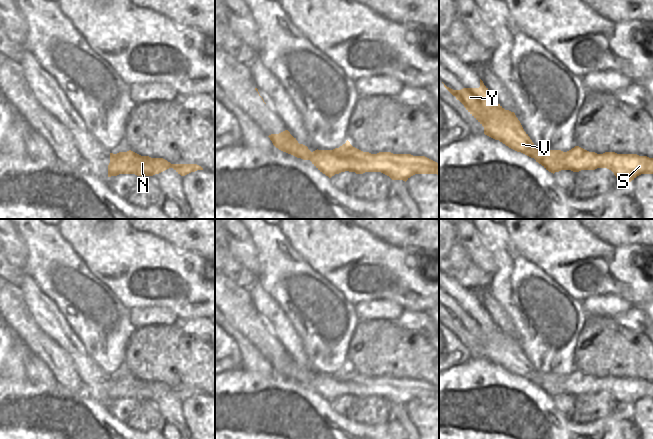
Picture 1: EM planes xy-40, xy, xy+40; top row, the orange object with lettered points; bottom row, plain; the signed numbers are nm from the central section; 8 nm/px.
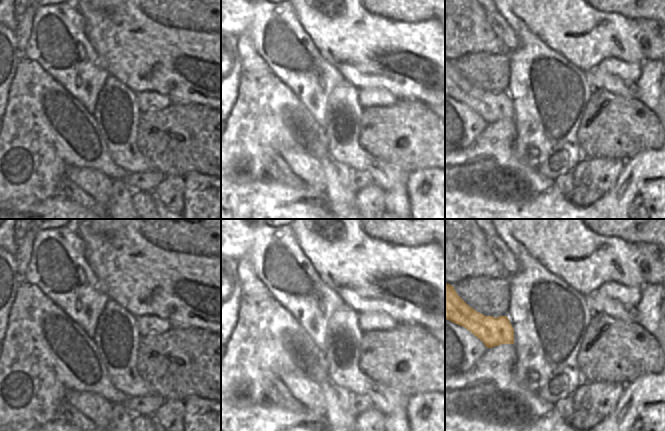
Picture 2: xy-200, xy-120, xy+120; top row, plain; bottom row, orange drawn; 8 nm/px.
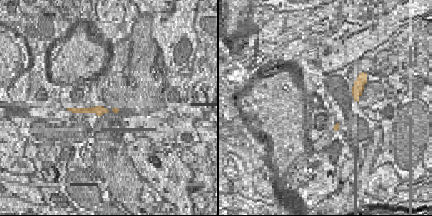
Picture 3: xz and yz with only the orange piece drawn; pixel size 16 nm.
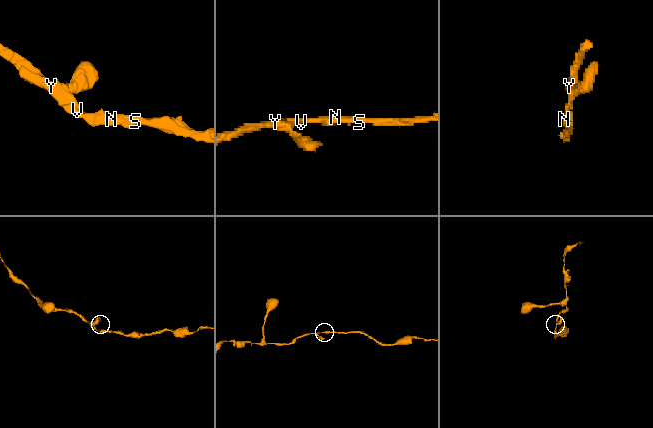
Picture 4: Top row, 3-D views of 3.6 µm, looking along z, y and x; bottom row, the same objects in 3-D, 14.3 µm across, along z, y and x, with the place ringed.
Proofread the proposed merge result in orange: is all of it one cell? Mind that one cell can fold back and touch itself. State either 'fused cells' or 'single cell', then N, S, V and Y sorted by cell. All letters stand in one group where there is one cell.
single cell; groups N S V Y

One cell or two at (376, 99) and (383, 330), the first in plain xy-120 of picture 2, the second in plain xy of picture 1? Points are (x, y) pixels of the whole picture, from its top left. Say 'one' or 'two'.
two

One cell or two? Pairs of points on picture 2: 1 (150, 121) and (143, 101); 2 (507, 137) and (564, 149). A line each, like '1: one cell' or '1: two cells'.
1: two cells
2: two cells

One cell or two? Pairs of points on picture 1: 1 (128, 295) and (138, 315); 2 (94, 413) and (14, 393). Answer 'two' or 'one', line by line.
1: two
2: one

